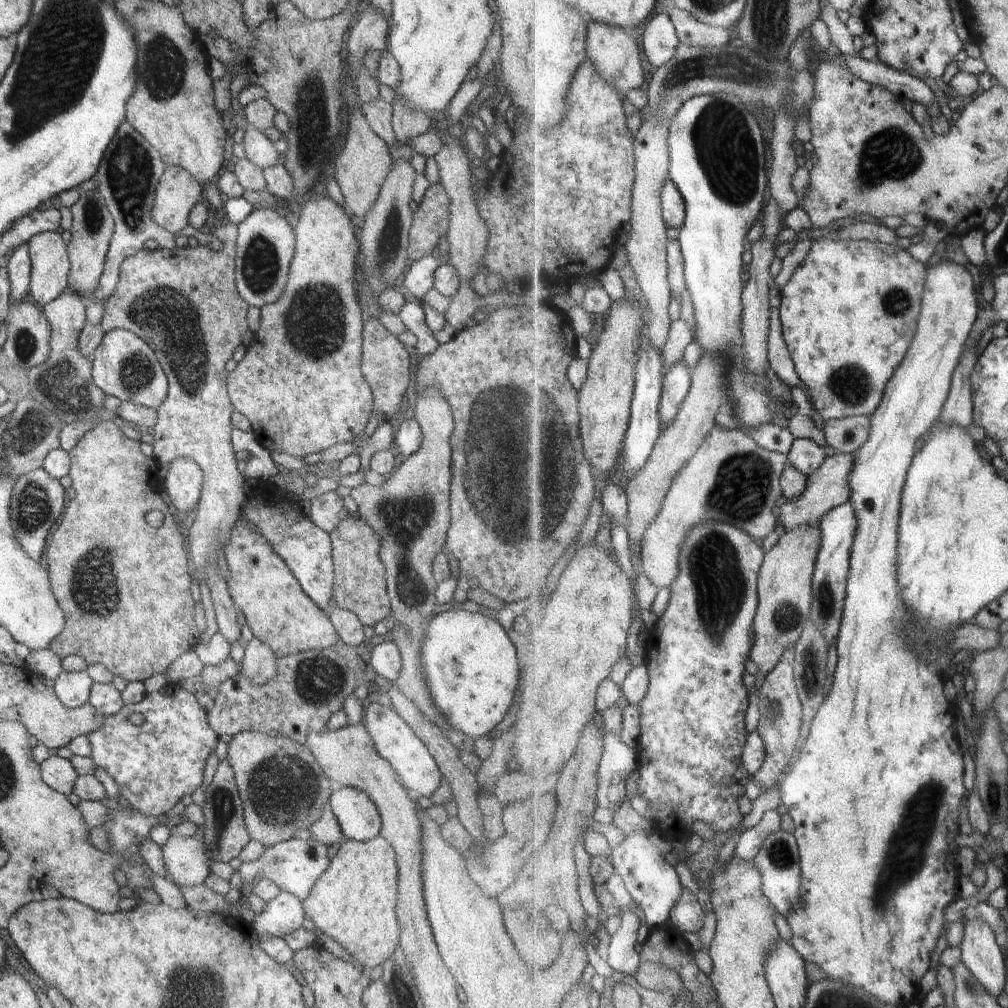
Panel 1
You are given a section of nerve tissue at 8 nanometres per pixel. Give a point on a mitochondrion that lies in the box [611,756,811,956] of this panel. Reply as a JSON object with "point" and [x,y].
{"point":[780,855]}

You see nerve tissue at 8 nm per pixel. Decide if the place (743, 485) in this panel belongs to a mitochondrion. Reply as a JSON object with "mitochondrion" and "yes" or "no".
{"mitochondrion":"yes"}

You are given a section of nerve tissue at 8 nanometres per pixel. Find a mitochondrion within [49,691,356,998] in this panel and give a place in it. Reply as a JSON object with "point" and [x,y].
{"point":[286,782]}

